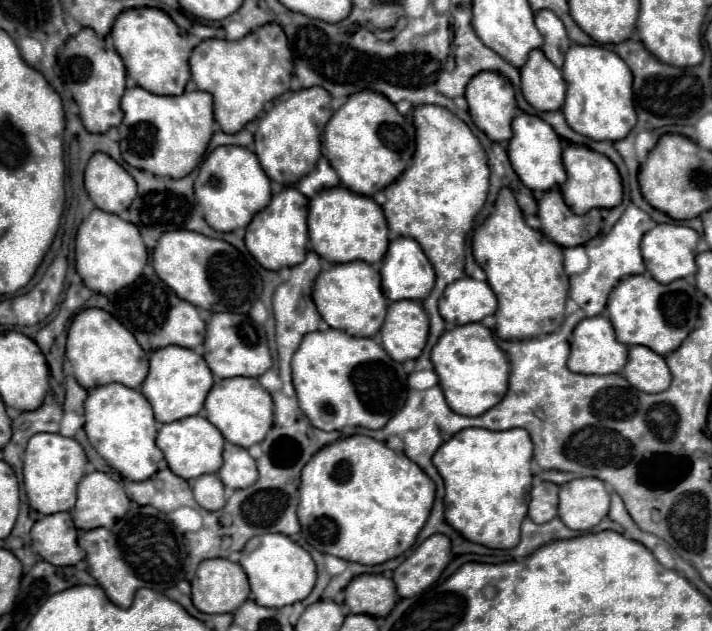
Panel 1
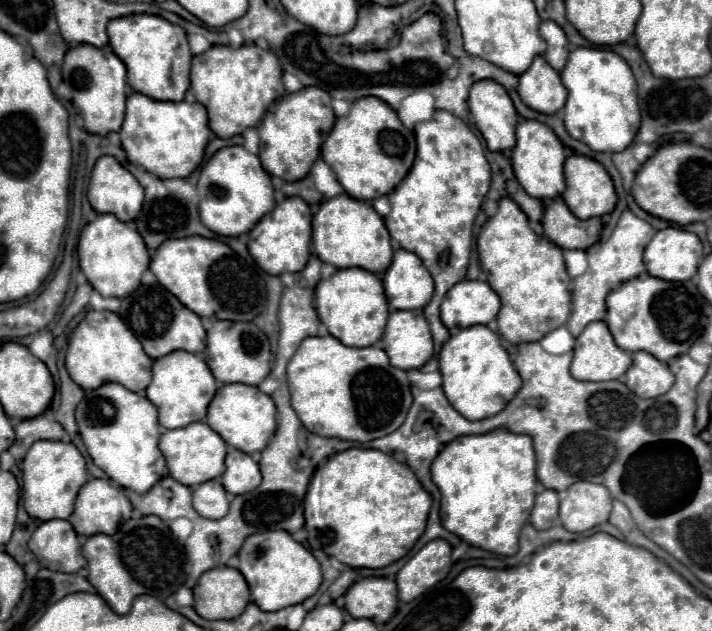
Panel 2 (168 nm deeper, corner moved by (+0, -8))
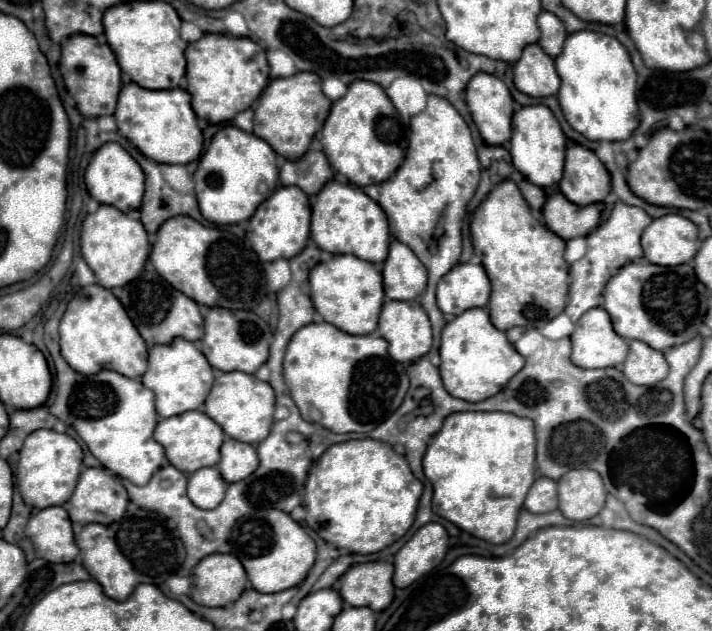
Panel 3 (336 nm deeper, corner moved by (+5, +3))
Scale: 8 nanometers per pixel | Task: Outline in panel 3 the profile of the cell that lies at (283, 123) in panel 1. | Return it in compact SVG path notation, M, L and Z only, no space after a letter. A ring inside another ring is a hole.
M299 71L291 77L277 77L269 81L267 89L261 93L259 101L253 107L255 111L253 133L269 141L275 153L293 161L307 151L311 139L323 127L329 109L331 101L321 91L321 77L317 77L315 73Z

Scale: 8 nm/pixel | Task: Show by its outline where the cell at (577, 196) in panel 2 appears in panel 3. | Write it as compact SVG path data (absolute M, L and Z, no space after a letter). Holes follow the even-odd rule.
M571 145L567 147L559 189L575 205L601 203L611 191L611 175L591 149Z

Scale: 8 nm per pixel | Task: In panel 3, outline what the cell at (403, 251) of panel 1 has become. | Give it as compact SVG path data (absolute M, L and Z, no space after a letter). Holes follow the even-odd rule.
M393 241L383 265L385 295L397 301L411 301L427 287L427 269L401 241Z

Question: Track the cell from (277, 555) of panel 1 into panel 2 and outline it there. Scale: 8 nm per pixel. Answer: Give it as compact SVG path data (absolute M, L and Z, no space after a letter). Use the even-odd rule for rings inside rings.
M270 530L258 536L248 536L244 546L238 552L240 566L238 570L244 574L254 604L258 604L264 612L276 612L294 604L302 604L310 596L316 594L322 582L322 570L318 560L288 532Z

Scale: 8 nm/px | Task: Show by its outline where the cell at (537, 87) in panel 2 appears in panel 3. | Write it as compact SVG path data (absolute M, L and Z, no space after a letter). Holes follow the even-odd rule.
M527 45L515 63L515 87L531 97L549 97L559 91L559 77L553 59L539 47Z

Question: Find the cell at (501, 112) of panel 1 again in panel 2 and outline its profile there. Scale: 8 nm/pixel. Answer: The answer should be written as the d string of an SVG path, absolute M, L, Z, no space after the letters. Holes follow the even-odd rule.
M478 80L470 88L468 108L488 150L504 152L514 148L518 114L504 86L494 80Z

